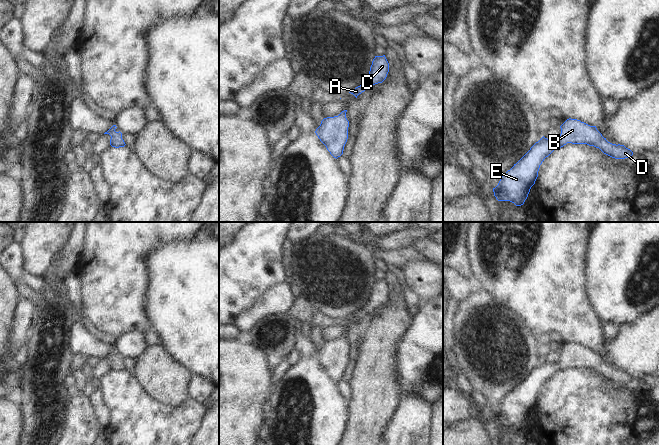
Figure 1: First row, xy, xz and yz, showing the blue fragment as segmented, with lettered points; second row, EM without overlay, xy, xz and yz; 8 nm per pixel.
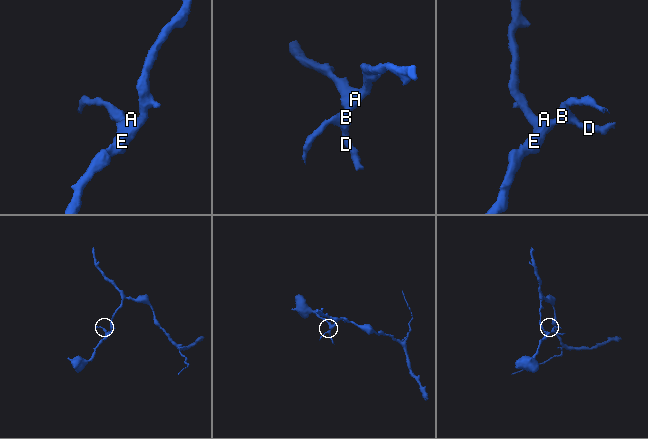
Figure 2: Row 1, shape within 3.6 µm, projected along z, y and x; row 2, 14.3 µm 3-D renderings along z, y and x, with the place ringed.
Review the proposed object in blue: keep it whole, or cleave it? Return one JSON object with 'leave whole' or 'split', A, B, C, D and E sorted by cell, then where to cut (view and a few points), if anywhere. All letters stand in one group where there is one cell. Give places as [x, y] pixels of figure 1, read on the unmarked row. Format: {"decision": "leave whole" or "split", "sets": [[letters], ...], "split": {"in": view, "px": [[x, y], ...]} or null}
{"decision": "leave whole", "sets": [["A", "B", "C", "D", "E"]], "split": null}

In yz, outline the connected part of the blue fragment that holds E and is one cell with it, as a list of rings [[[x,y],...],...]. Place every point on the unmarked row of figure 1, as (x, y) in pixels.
[[[569,342],[560,352],[561,358],[558,362],[547,363],[543,360],[501,401],[498,409],[493,412],[498,425],[510,425],[516,430],[523,429],[535,408],[544,383],[567,367],[594,370],[615,383],[630,382],[633,379],[633,376],[624,369],[608,366],[596,350],[590,350],[580,344]]]

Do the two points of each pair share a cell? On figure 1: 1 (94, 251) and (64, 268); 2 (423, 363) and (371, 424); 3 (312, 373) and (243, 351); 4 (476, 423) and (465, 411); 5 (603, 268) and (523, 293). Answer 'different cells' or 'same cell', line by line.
1: different cells
2: different cells
3: different cells
4: different cells
5: different cells

